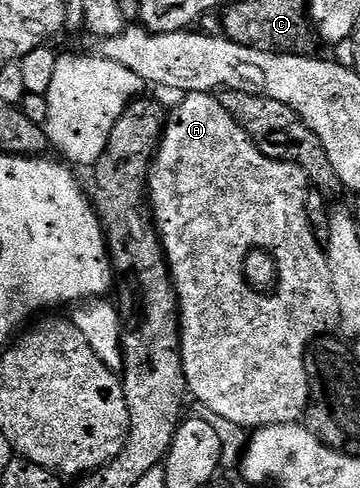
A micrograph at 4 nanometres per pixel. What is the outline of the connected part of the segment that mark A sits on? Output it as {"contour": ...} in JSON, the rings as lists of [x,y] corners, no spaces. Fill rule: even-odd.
{"contour":[[[188,93],[182,99],[184,101],[175,110],[170,110],[167,125],[163,128],[163,137],[159,141],[159,150],[155,152],[155,160],[151,163],[151,176],[147,179],[147,188],[151,216],[155,219],[159,240],[163,242],[163,250],[167,256],[167,265],[171,268],[171,281],[179,296],[179,346],[187,388],[190,396],[196,397],[208,409],[208,414],[216,413],[227,425],[237,423],[243,431],[263,429],[266,425],[296,424],[306,414],[307,402],[311,400],[311,384],[307,378],[307,348],[316,337],[339,329],[339,304],[337,294],[333,291],[333,275],[329,271],[324,246],[320,238],[319,241],[315,238],[315,233],[311,230],[311,217],[307,214],[307,176],[305,171],[301,171],[301,167],[297,167],[291,161],[278,161],[266,157],[255,146],[251,136],[240,127],[238,121],[233,119],[233,115],[225,111],[218,96],[209,93]],[[255,249],[267,249],[267,253],[275,253],[275,261],[279,261],[279,289],[275,289],[271,297],[255,293]],[[235,261],[241,263],[241,289],[225,289],[225,275],[235,275]]]}

